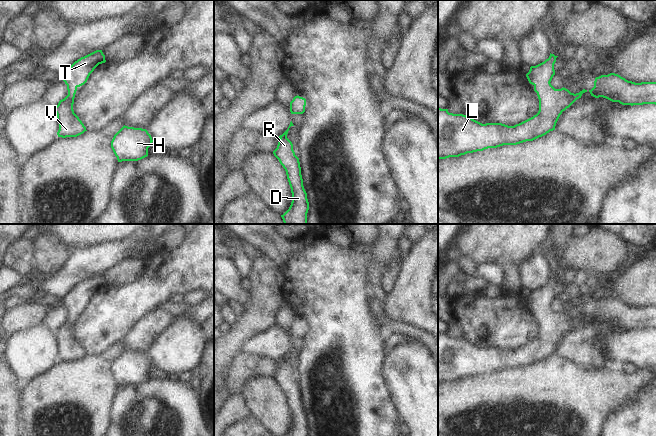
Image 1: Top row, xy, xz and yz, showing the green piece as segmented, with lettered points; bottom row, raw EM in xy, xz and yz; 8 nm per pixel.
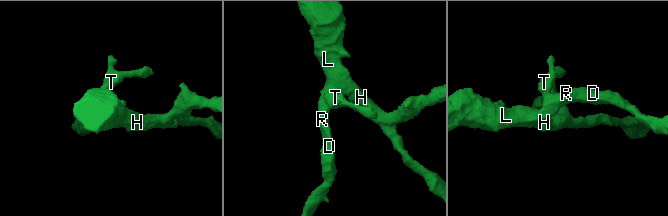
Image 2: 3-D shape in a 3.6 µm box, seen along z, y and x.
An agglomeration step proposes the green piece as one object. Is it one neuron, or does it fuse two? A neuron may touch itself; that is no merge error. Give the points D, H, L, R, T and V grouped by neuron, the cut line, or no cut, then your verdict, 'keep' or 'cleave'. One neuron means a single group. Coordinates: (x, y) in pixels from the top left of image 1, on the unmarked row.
D H L R T V | no cut | keep

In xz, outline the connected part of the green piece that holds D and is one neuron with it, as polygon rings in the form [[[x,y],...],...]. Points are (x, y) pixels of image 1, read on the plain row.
[[[292,345],[288,353],[279,360],[280,364],[273,378],[285,393],[291,412],[292,426],[286,436],[308,436],[309,426],[303,410],[299,382],[295,379],[292,366],[287,362],[291,350],[294,350]]]

